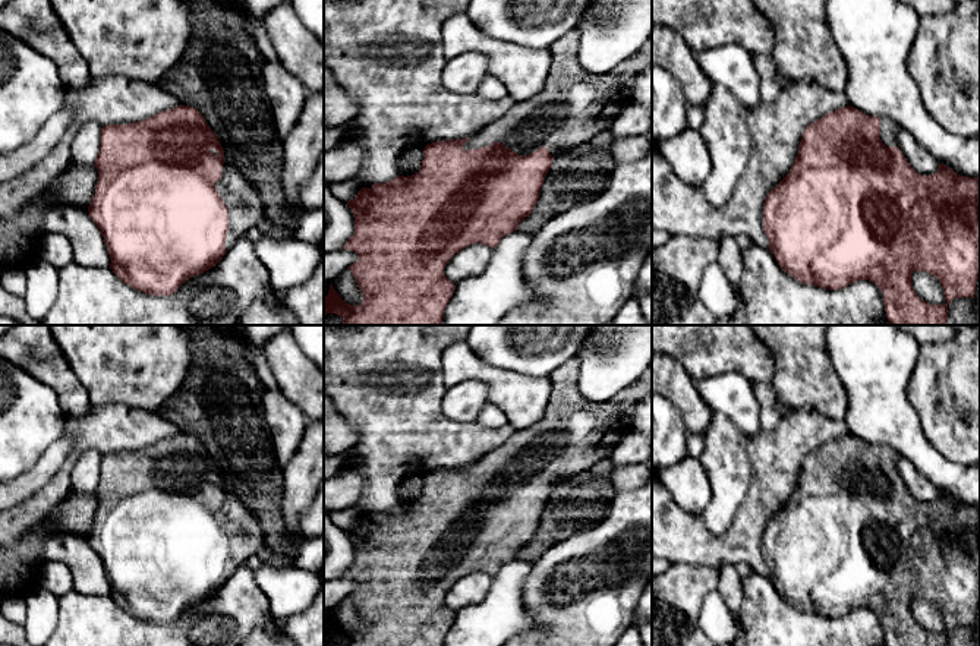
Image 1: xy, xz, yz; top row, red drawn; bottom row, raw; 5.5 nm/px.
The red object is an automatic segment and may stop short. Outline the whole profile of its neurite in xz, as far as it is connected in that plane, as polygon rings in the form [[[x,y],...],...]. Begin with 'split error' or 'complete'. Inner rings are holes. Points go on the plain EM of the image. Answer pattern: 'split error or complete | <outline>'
split error | [[[577,357],[567,360],[551,375],[551,397],[543,417],[526,428],[516,429],[497,450],[470,466],[437,469],[423,476],[420,498],[412,504],[397,504],[385,511],[362,516],[347,533],[354,543],[354,563],[343,577],[352,579],[359,589],[349,598],[363,628],[357,634],[347,633],[330,612],[324,625],[324,643],[341,646],[442,646],[456,612],[445,605],[447,590],[461,577],[482,571],[495,576],[501,567],[516,558],[532,542],[552,488],[568,478],[589,470],[608,460],[621,437],[630,432],[634,406],[652,391],[652,362],[643,375],[605,403],[589,401],[577,387]]]

